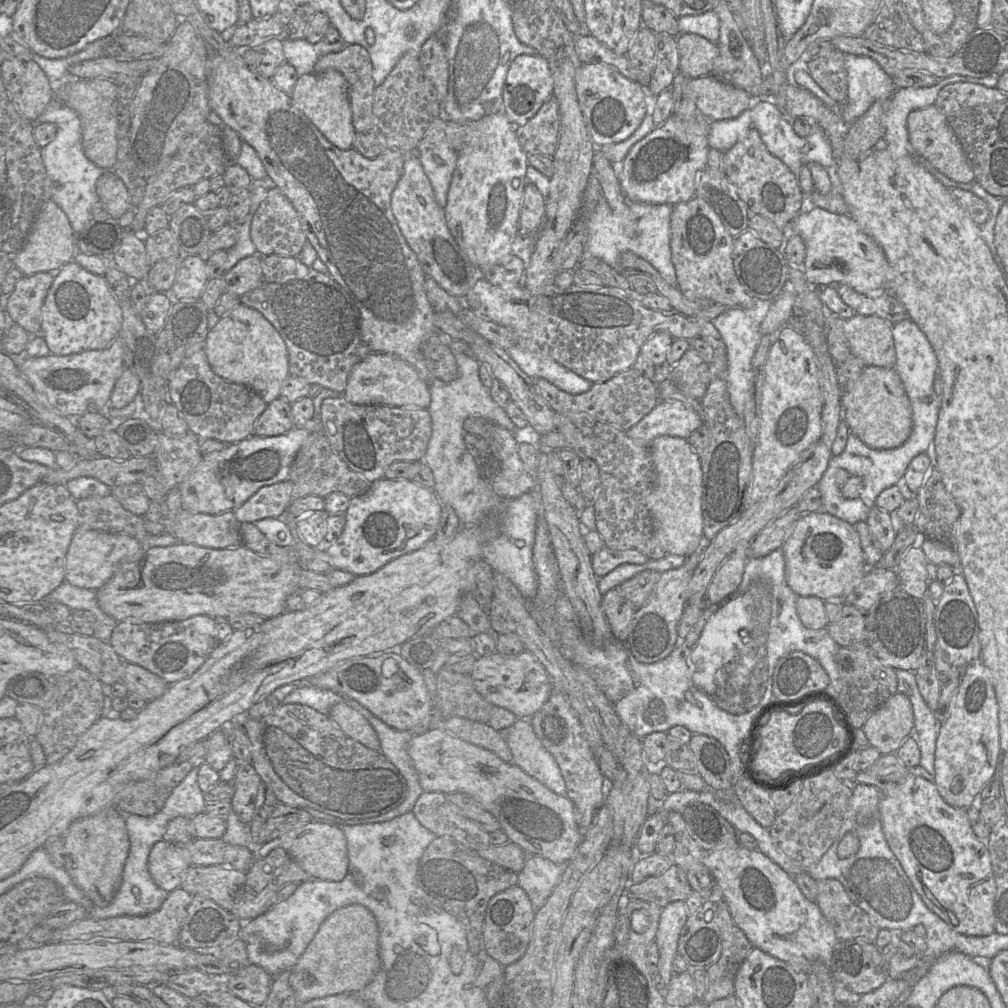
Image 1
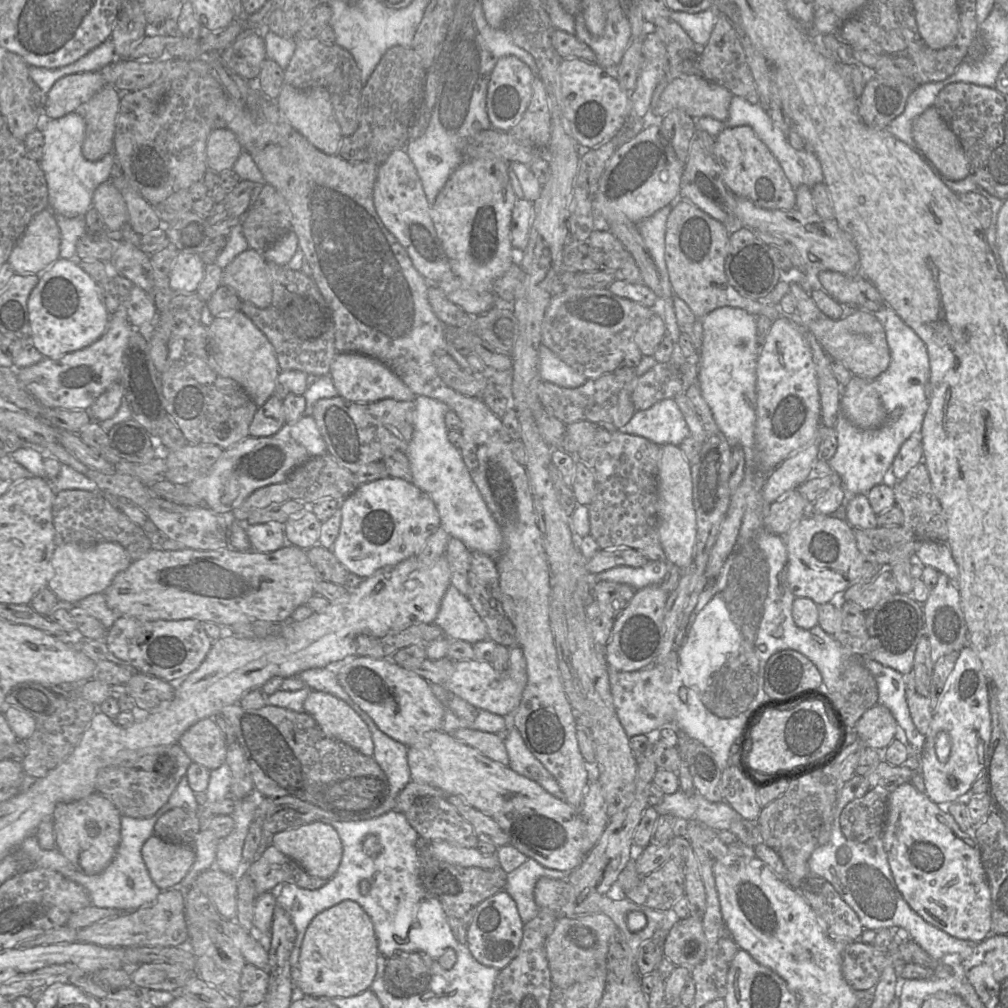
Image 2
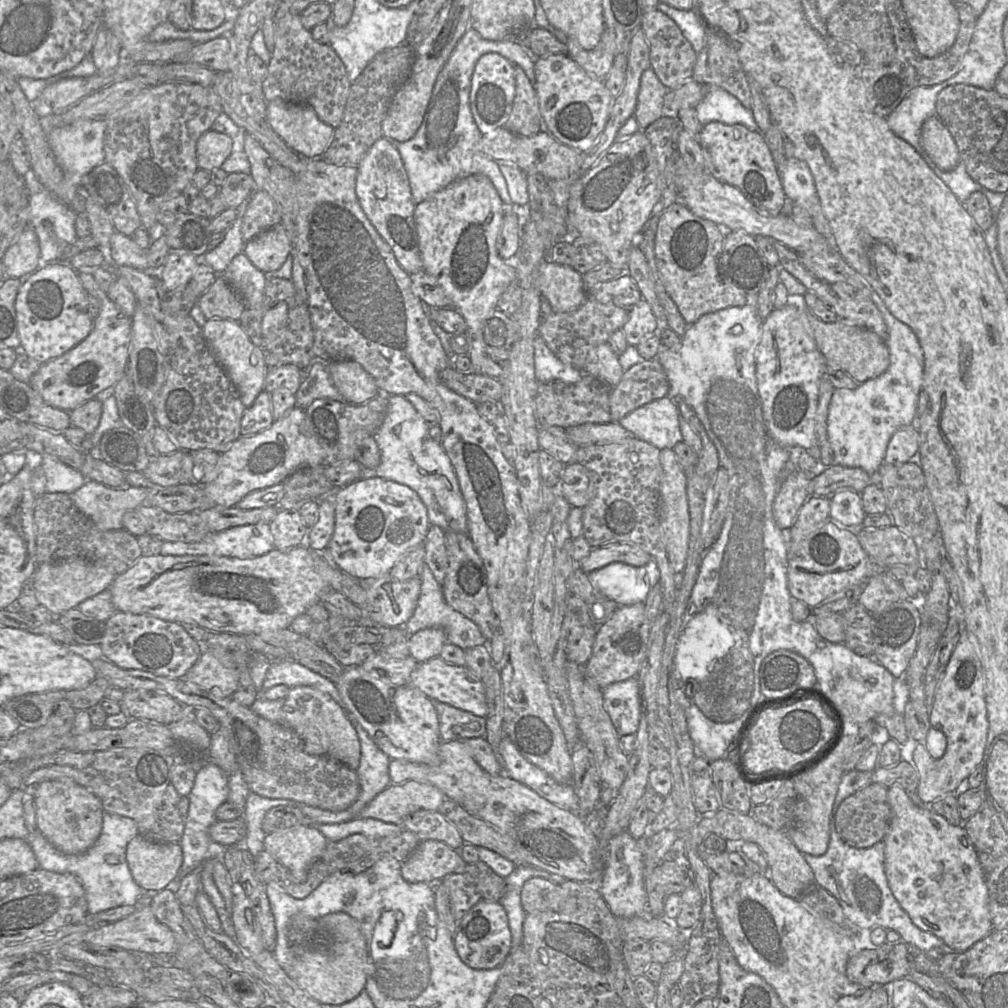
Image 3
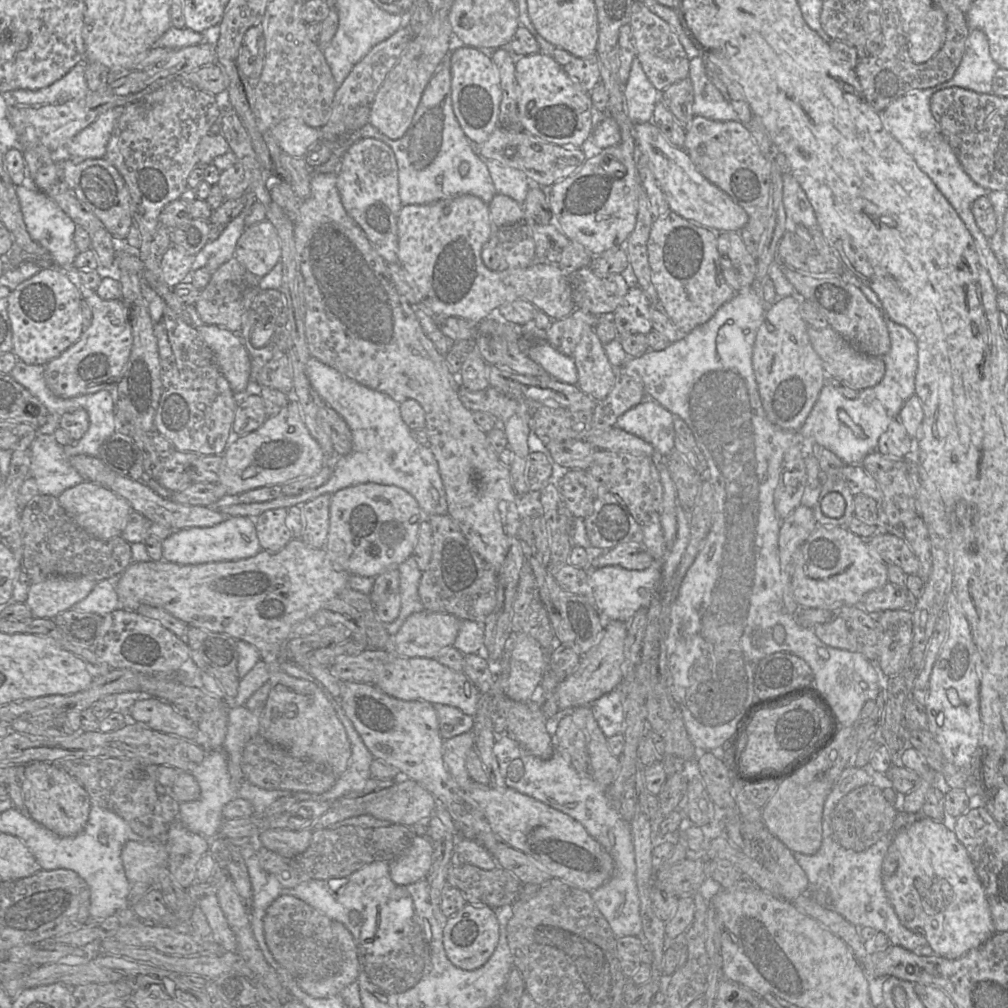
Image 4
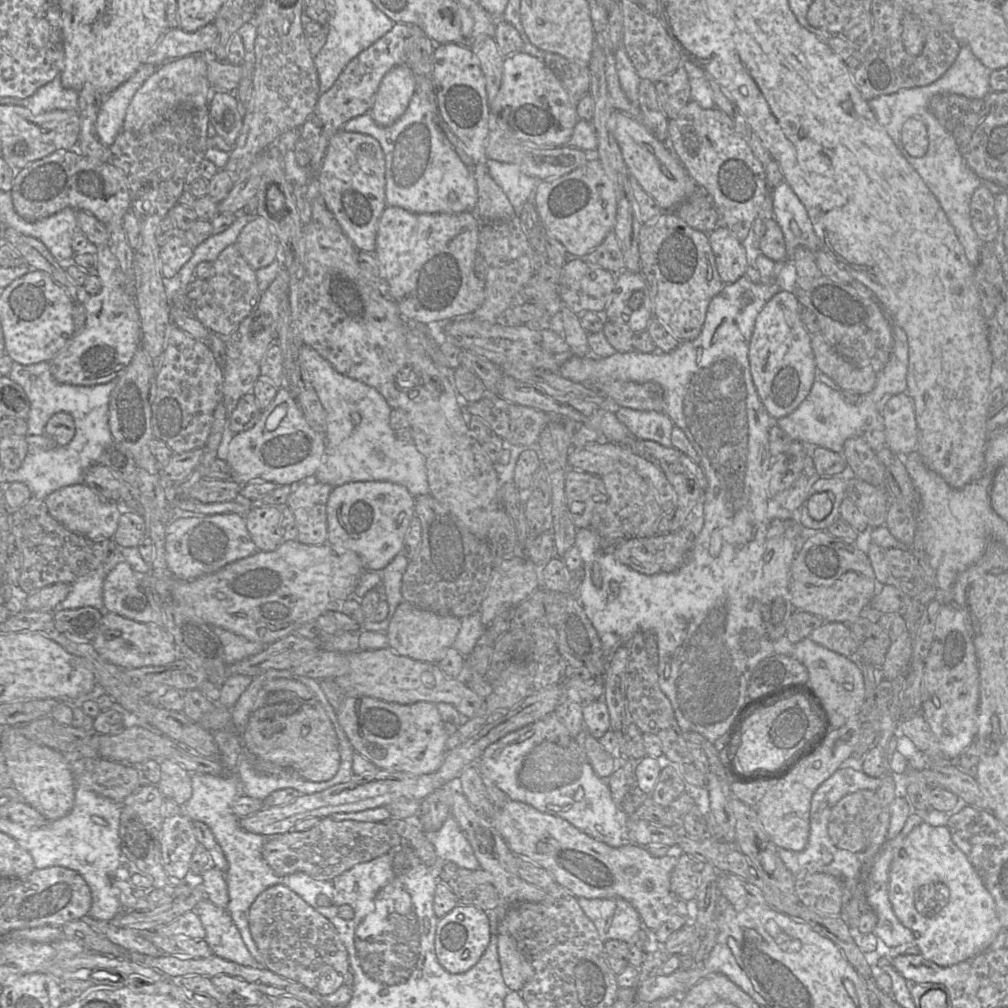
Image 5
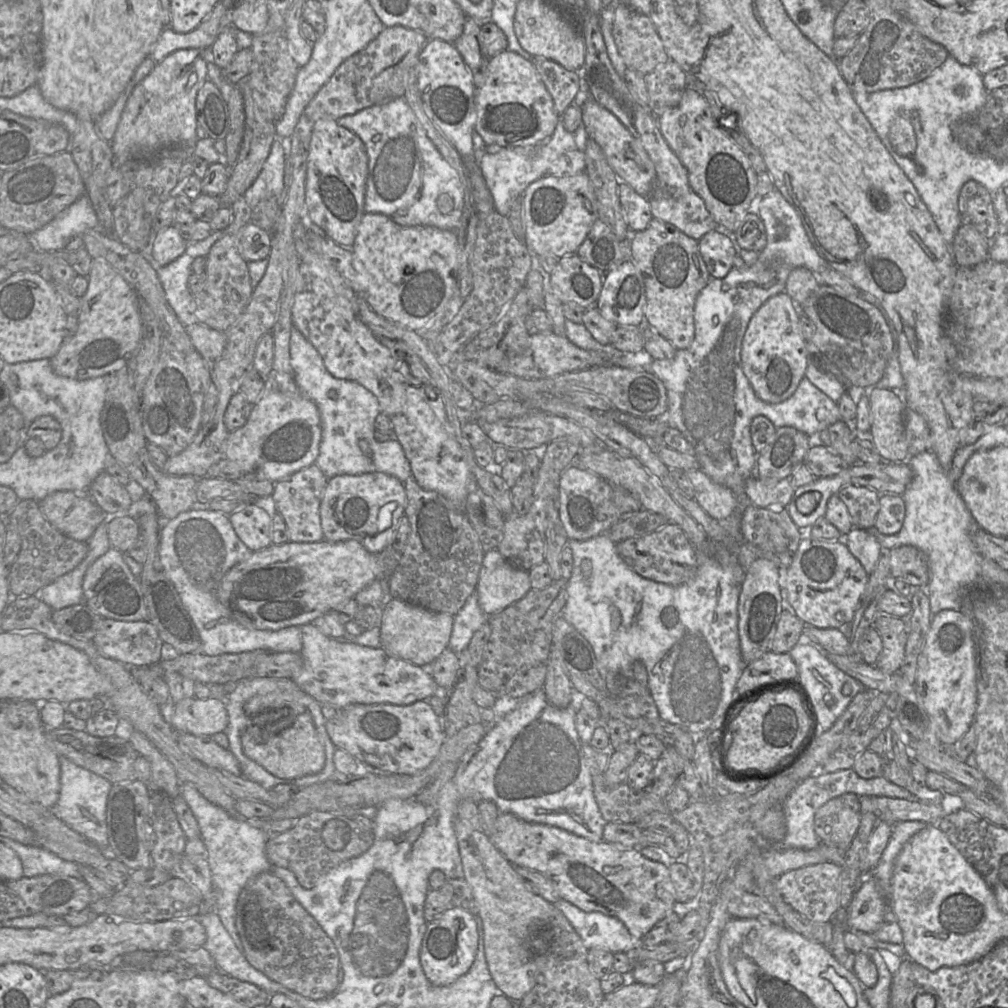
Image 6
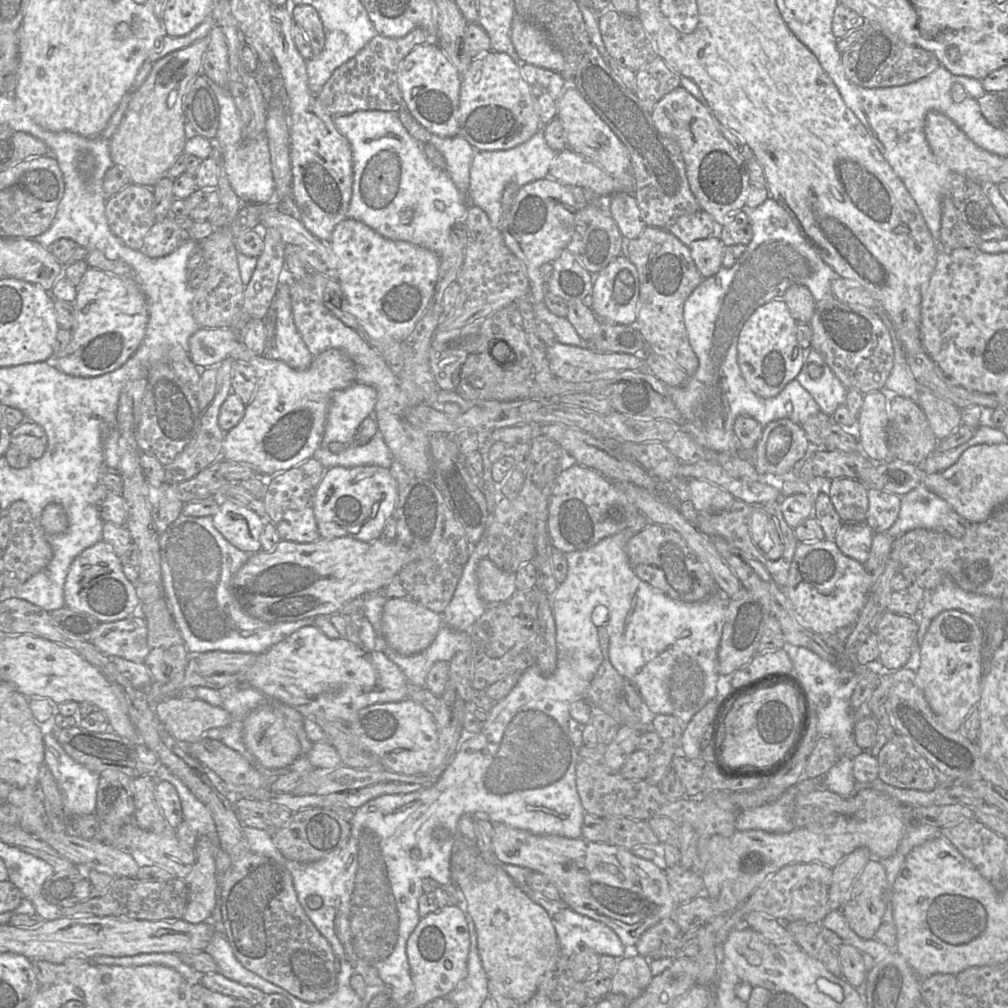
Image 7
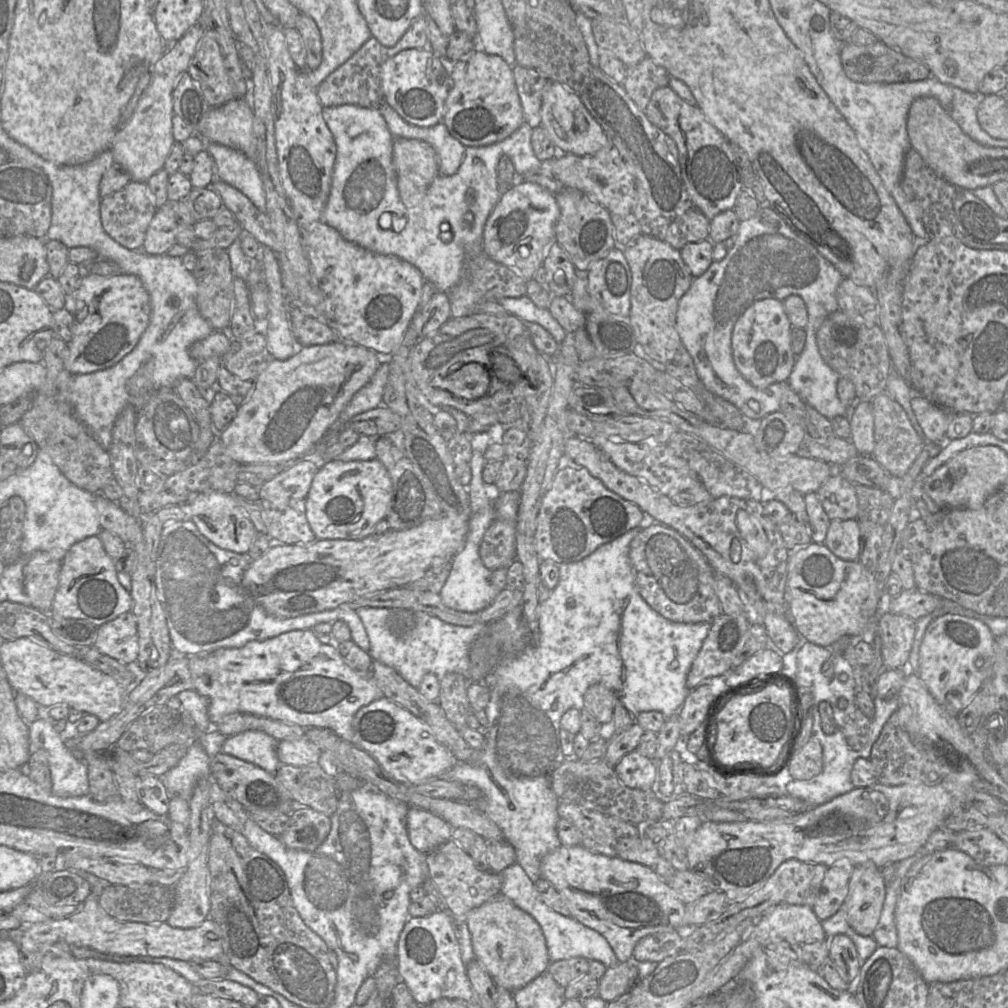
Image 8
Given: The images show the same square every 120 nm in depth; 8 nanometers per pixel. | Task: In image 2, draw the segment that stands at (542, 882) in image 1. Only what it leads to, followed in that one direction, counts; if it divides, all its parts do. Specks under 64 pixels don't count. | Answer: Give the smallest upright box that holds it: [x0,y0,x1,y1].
[505,858,567,924]

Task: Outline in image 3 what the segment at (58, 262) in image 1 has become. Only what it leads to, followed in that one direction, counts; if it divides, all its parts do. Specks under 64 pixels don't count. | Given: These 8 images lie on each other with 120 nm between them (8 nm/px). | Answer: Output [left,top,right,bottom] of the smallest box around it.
[1,227,41,279]

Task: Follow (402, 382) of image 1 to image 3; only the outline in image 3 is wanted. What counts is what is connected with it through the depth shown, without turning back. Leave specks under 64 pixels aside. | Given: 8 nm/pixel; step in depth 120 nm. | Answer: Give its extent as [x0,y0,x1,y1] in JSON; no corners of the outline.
[326,361,381,404]

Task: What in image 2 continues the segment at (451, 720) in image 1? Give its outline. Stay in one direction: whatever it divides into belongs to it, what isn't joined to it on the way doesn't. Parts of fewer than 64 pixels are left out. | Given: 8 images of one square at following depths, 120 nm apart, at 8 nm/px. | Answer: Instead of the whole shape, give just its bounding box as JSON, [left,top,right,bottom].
[453,728,509,765]

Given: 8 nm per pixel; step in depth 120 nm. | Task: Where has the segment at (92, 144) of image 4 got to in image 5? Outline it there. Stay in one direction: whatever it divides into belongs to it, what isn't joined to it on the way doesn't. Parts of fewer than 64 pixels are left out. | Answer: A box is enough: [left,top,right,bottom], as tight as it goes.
[95,65,156,146]

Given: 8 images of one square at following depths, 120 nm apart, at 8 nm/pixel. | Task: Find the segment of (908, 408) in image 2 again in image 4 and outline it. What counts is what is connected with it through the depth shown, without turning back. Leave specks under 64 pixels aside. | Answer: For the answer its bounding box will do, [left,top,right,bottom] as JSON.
[795,283,918,465]

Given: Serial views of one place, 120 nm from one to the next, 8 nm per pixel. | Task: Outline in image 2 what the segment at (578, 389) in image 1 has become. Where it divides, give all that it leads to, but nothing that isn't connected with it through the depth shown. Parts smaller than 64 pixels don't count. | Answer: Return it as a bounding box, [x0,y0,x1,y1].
[539,345,587,388]

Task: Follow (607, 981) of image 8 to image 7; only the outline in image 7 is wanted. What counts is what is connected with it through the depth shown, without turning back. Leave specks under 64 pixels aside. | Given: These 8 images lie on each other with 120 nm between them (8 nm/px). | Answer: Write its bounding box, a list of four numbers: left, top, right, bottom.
[611,956,653,1000]

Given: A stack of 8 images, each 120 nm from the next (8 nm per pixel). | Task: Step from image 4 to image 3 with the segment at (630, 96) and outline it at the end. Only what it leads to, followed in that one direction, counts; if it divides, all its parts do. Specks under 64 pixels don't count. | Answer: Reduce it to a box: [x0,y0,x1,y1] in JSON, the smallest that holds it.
[633,68,668,131]

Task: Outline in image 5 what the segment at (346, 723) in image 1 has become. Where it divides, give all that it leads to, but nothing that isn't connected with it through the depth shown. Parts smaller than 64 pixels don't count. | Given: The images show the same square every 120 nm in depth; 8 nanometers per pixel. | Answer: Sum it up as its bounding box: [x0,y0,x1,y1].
[242,678,340,782]

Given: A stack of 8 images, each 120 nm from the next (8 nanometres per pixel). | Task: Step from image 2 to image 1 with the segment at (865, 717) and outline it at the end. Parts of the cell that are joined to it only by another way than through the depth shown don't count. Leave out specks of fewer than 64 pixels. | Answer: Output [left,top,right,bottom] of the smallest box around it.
[862,692,914,754]

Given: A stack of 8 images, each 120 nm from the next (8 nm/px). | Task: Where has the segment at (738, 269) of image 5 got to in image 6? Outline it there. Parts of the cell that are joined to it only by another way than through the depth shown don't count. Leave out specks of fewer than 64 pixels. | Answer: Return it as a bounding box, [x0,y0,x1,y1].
[698,230,742,278]

